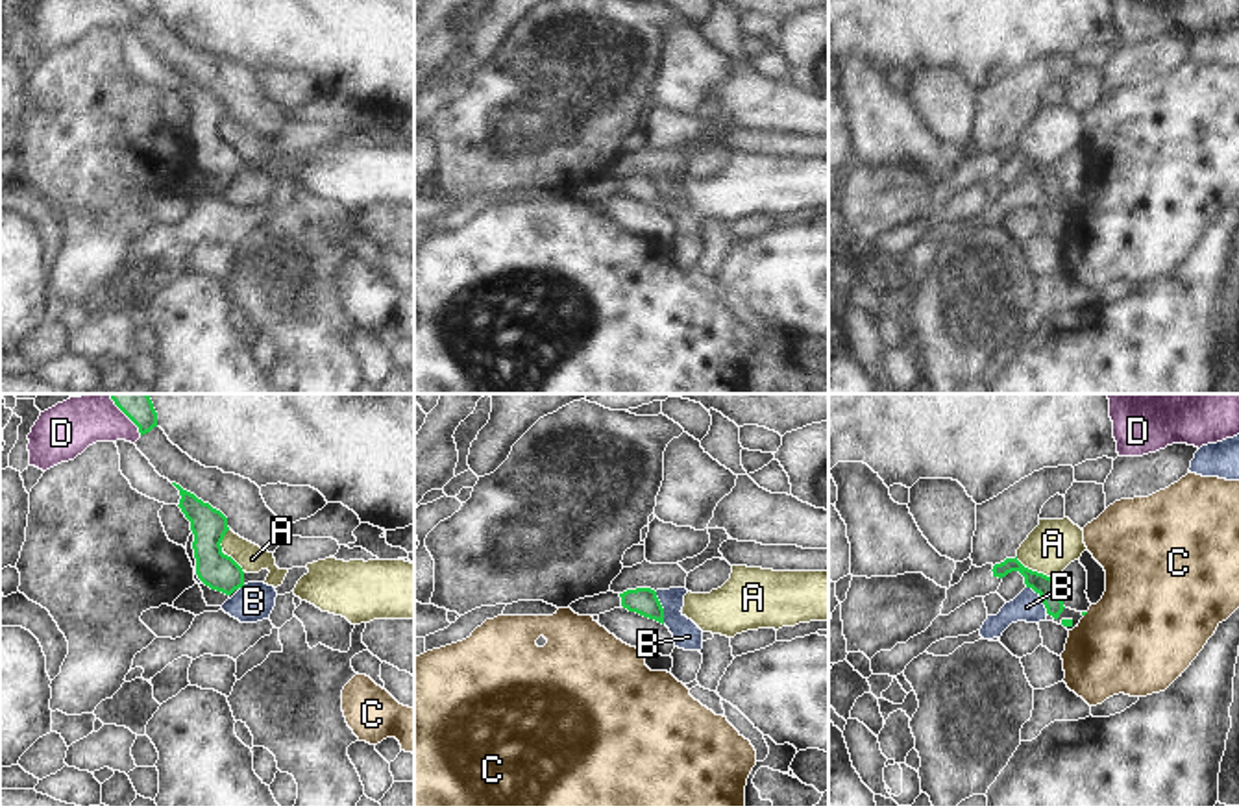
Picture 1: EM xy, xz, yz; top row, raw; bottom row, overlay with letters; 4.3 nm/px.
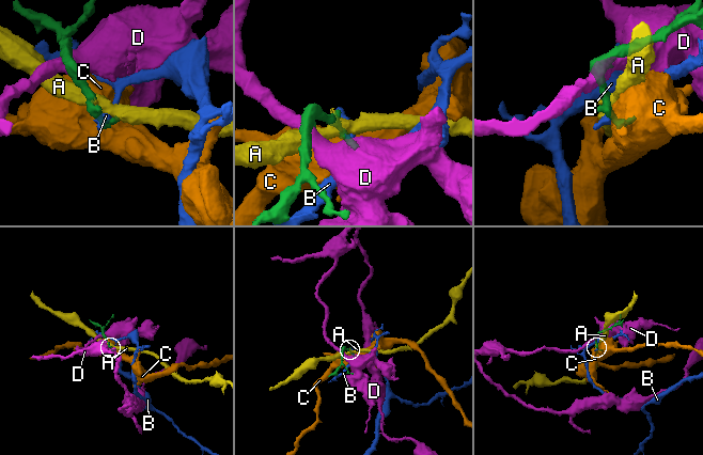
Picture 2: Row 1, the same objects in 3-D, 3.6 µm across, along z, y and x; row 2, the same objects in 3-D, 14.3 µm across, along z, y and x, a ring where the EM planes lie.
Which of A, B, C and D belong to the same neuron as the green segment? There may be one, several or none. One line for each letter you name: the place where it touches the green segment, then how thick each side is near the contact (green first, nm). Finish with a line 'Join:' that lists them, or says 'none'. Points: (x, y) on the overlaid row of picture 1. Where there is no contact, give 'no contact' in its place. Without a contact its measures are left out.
Join: none

